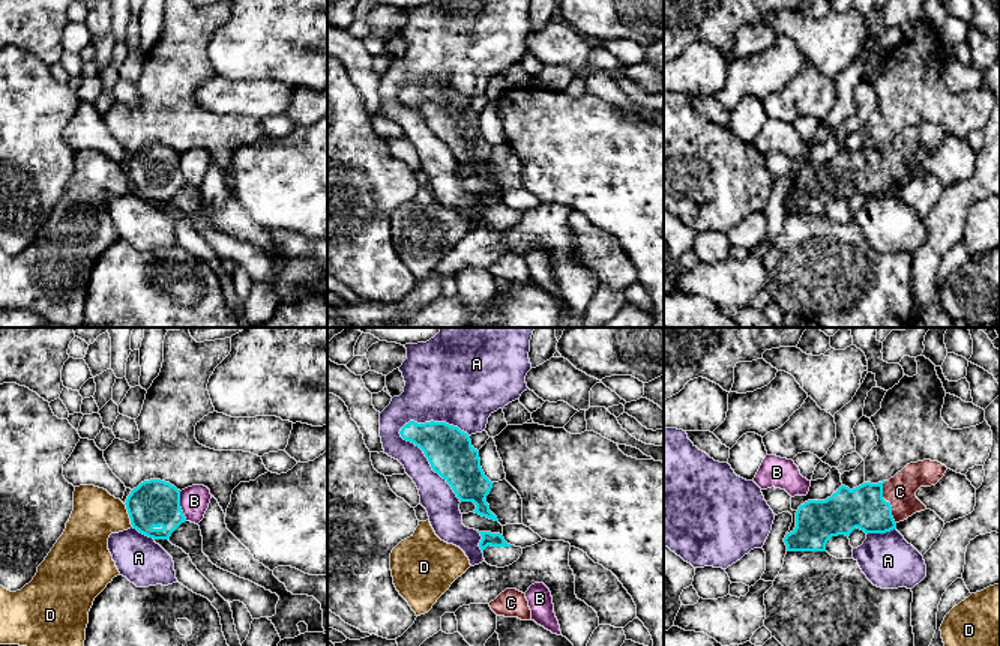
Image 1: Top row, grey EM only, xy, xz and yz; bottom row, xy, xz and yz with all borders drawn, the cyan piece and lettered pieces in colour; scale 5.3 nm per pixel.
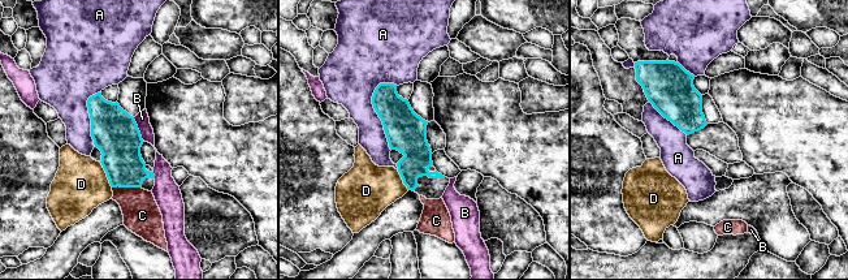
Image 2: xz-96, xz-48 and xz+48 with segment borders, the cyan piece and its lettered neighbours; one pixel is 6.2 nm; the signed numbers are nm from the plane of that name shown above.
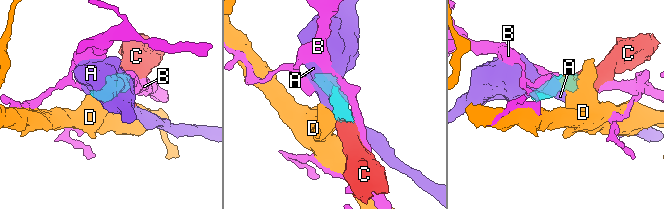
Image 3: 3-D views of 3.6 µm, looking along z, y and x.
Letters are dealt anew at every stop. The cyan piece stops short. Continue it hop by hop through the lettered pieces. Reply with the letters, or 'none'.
C

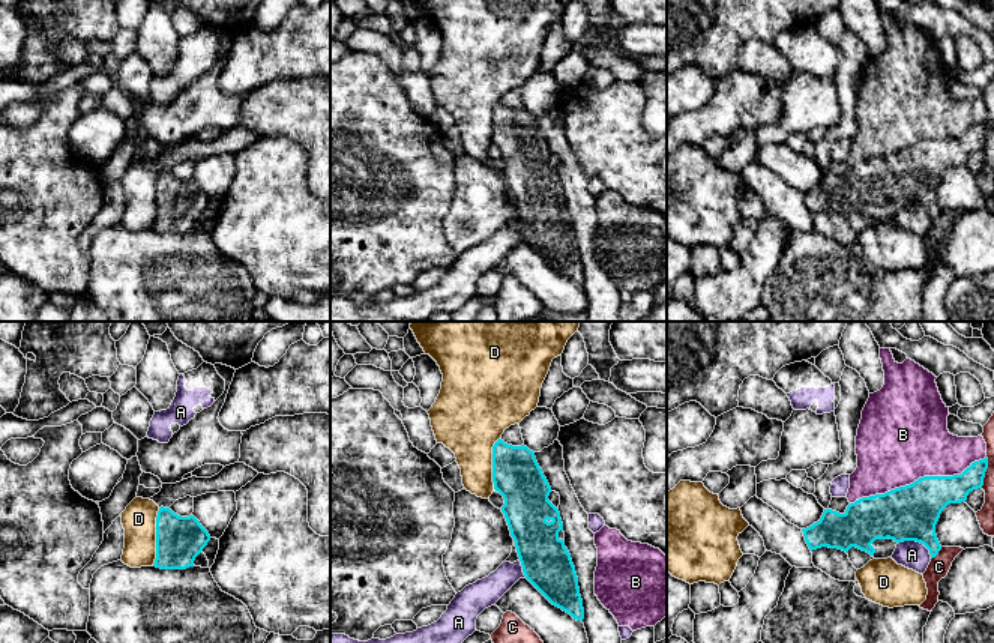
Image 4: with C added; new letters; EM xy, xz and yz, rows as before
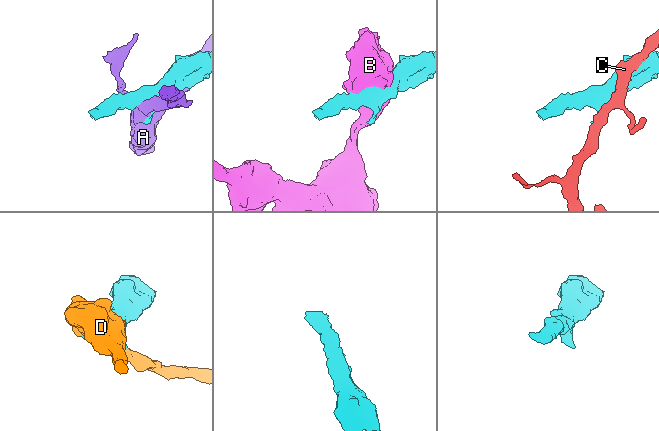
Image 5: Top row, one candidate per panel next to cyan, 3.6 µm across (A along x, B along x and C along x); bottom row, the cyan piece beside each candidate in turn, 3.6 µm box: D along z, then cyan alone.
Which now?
none

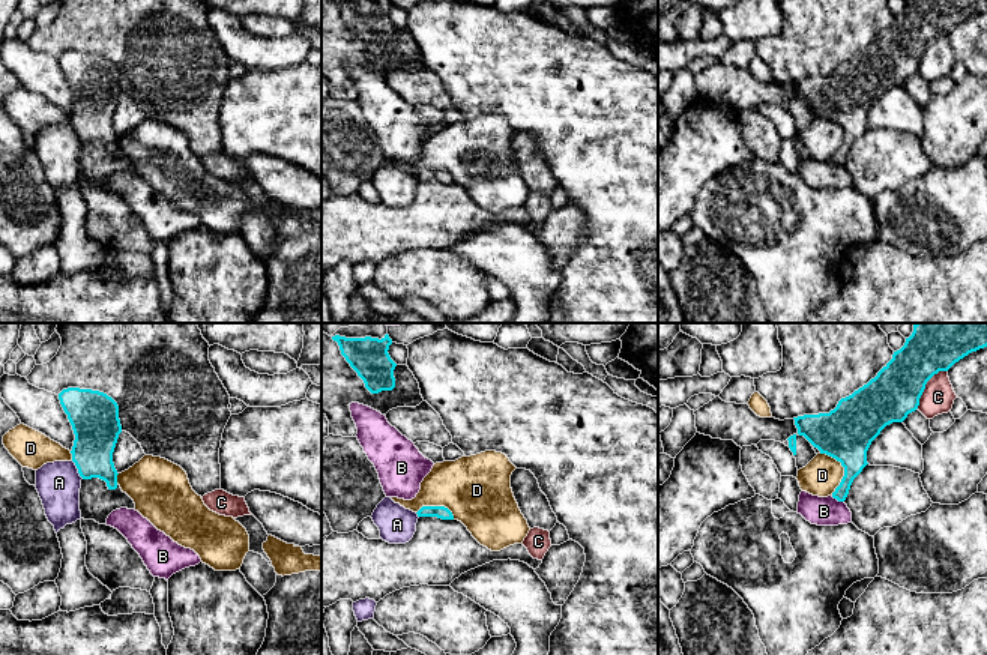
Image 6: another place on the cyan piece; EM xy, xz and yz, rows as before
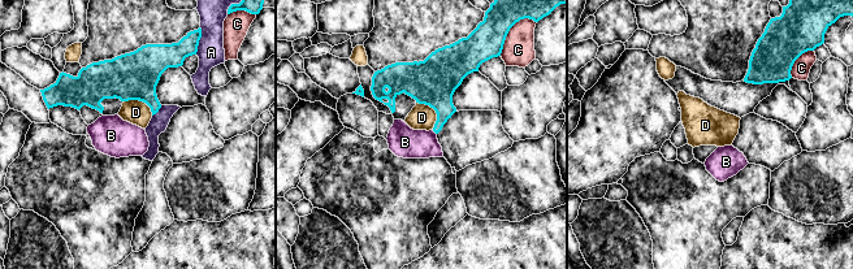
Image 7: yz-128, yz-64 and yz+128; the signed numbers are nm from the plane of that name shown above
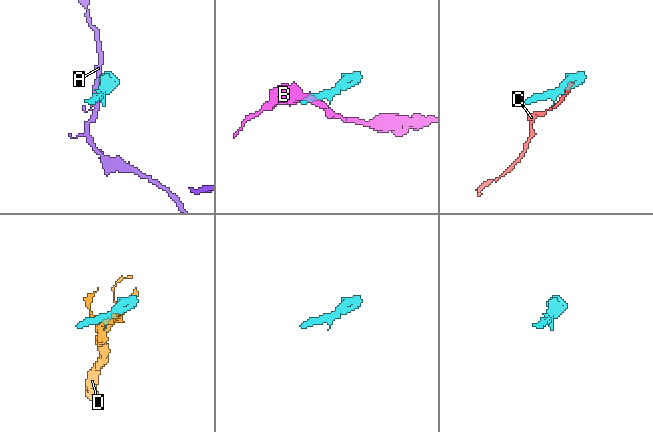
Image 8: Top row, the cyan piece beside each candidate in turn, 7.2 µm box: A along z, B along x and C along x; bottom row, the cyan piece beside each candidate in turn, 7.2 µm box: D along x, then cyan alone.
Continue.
none

